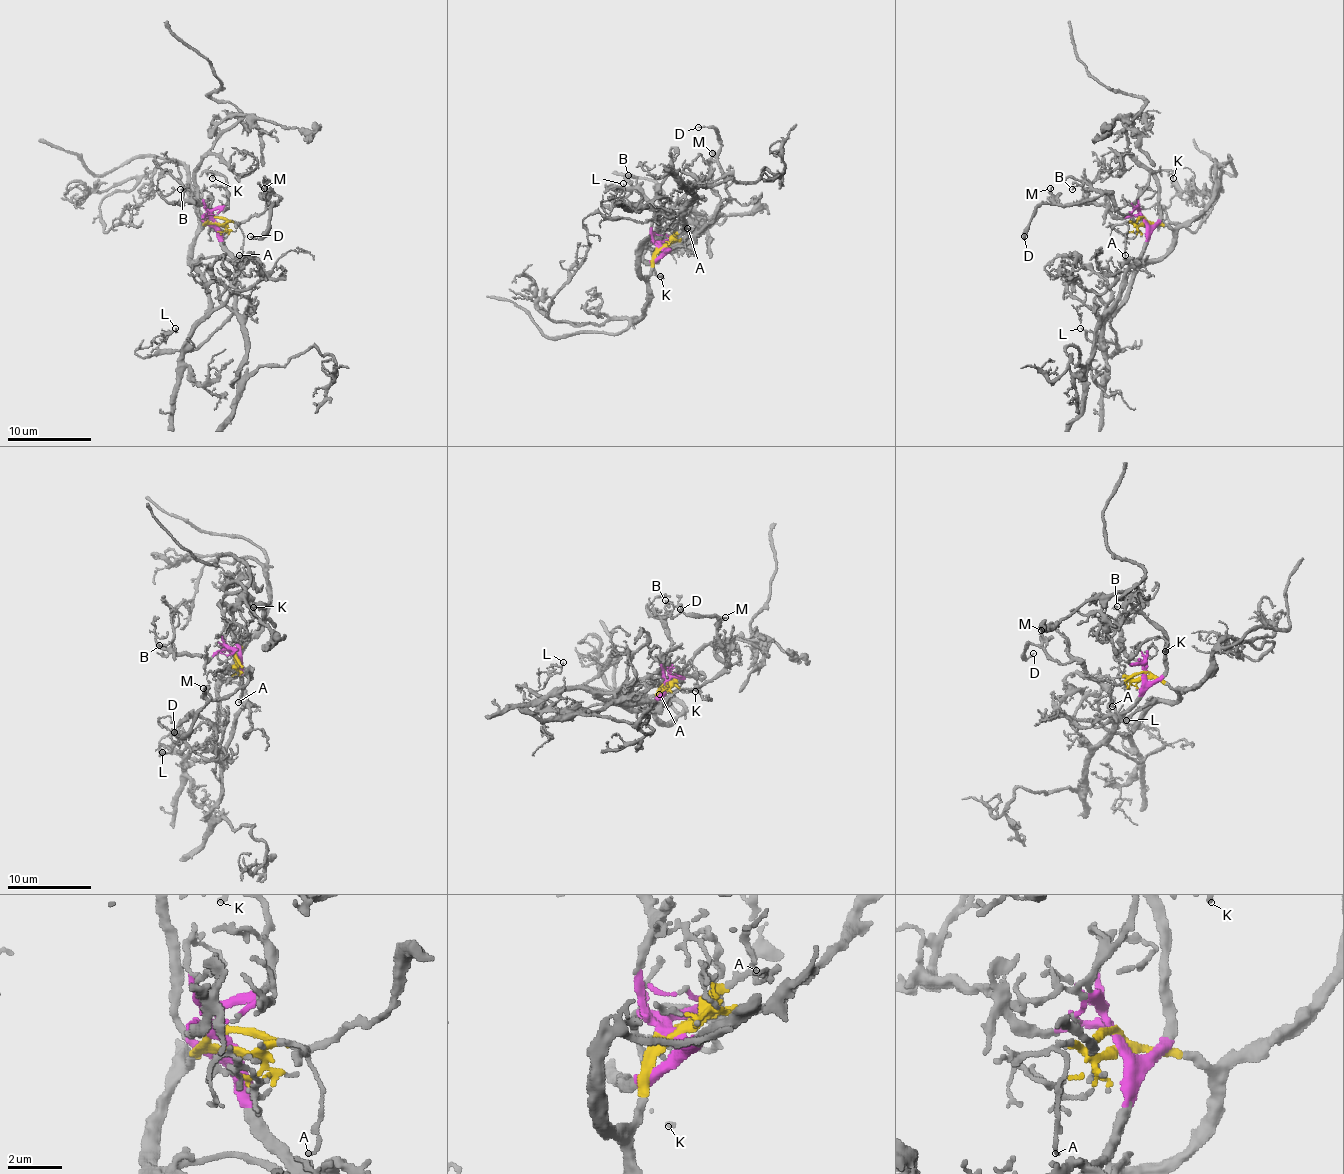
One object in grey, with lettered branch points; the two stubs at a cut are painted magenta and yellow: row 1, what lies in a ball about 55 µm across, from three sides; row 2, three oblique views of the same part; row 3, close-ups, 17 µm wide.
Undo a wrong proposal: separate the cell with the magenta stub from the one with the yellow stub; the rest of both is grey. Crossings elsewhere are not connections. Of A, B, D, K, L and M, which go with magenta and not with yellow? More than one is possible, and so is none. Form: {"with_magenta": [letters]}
{"with_magenta": ["B", "K", "L"]}

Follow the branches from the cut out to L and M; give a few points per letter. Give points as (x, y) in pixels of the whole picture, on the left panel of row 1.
L: (213, 219), (222, 248), (237, 267), (235, 309), (192, 349), (161, 349), (159, 345), (163, 339), (176, 328)
M: (213, 219), (247, 221), (264, 211), (270, 194), (281, 198), (270, 204), (264, 188)

